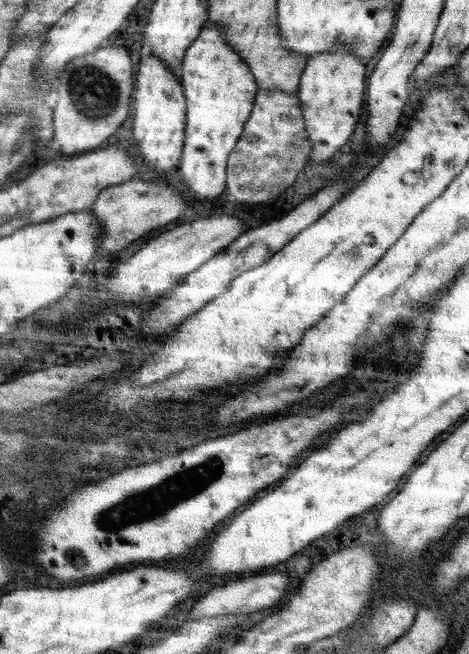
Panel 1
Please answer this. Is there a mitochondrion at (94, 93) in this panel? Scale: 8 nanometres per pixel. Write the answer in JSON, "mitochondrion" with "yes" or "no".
{"mitochondrion":"yes"}

